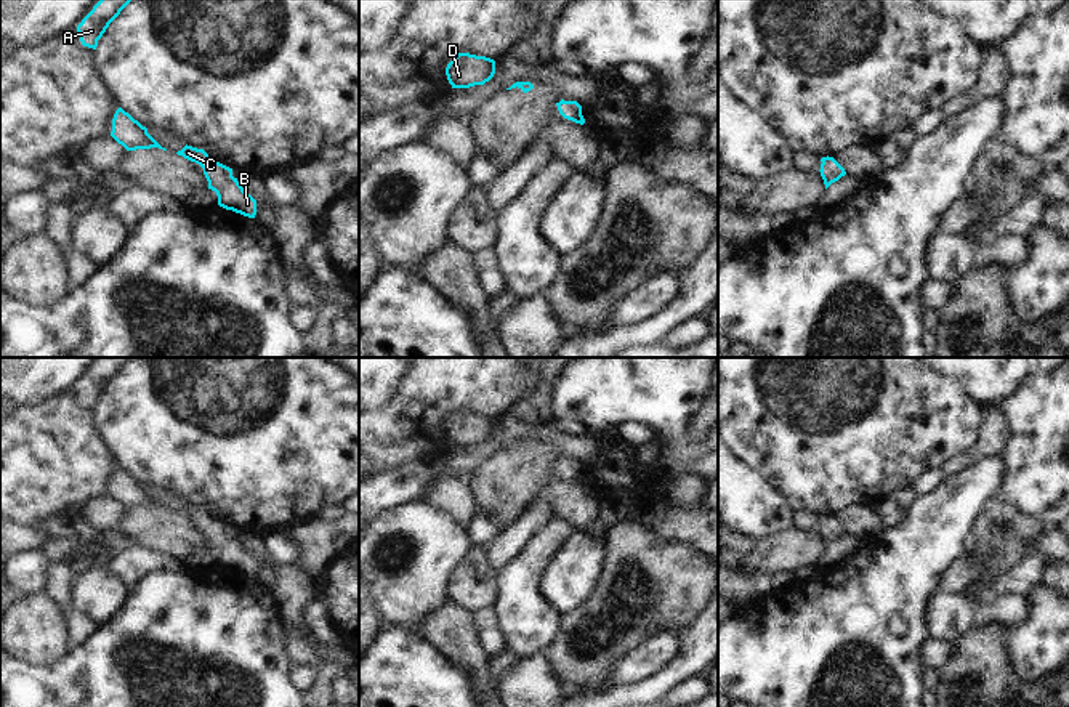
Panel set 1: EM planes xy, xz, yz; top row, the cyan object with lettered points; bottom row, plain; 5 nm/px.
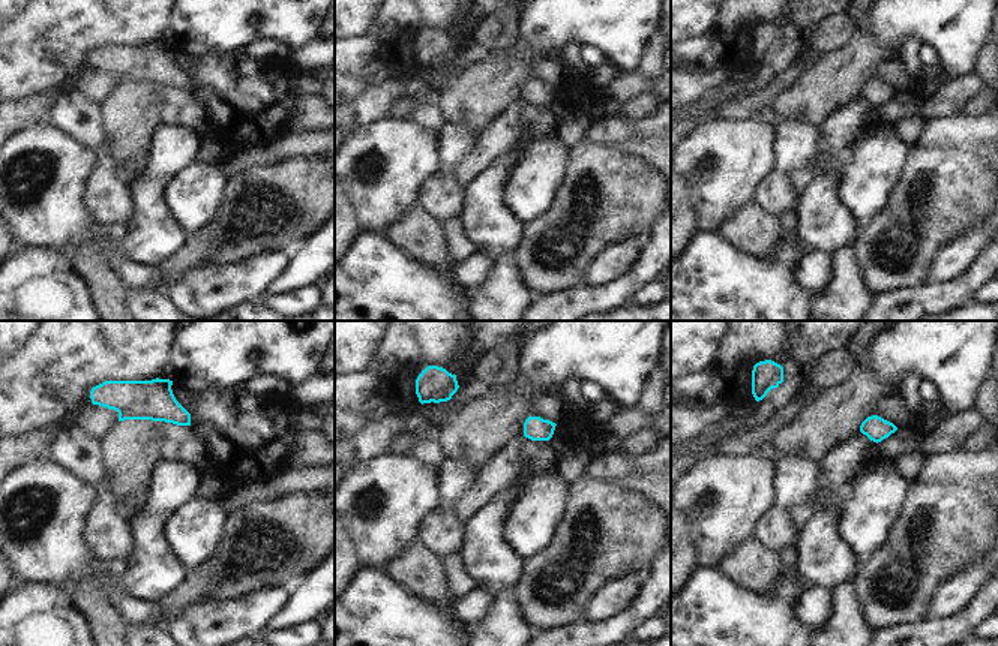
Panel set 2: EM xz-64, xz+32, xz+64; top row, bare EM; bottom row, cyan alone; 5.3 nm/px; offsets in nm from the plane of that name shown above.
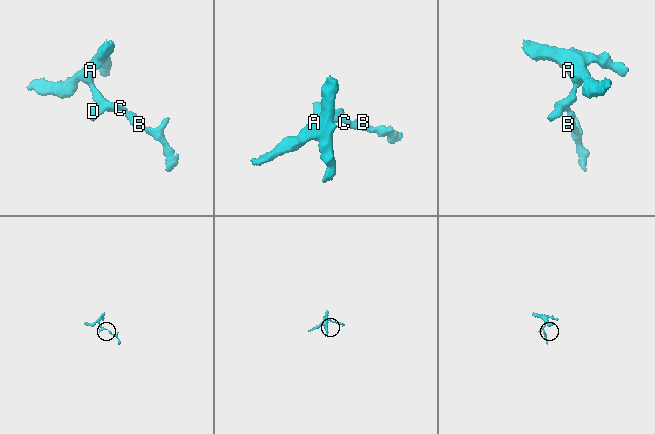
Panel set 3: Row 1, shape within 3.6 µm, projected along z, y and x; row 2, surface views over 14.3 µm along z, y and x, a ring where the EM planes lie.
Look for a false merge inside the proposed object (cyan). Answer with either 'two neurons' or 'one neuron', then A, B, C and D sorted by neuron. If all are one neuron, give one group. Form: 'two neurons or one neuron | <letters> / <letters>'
one neuron | A B C D

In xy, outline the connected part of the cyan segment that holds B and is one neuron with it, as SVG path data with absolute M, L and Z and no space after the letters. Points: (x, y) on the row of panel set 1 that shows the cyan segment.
M188 144L176 154L199 164L204 168L208 189L216 192L220 207L248 218L255 218L256 200L248 192L245 192L237 178L232 176L232 168L220 162L212 162L204 149Z

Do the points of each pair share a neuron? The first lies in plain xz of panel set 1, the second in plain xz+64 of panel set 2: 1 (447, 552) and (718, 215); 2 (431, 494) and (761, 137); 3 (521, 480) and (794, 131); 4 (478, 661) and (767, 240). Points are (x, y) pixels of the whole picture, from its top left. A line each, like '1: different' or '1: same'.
1: same
2: different
3: different
4: same

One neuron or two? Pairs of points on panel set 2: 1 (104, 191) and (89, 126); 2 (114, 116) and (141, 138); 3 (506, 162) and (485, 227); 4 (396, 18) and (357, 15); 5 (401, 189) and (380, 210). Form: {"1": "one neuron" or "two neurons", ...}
{"1": "one neuron", "2": "one neuron", "3": "one neuron", "4": "two neurons", "5": "one neuron"}

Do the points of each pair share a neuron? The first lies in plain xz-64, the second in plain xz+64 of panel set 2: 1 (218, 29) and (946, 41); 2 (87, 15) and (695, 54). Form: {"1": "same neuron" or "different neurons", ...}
{"1": "same neuron", "2": "same neuron"}

